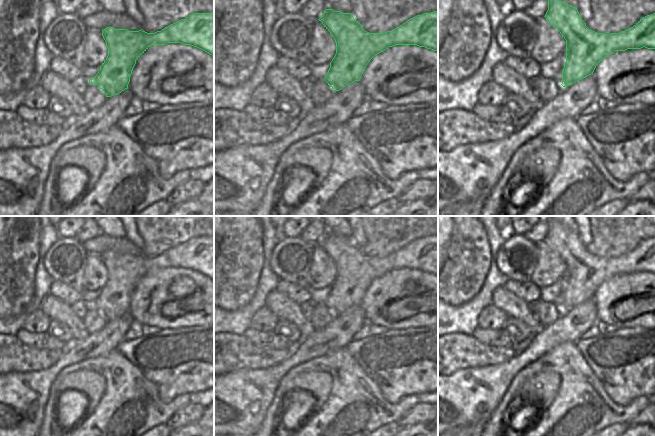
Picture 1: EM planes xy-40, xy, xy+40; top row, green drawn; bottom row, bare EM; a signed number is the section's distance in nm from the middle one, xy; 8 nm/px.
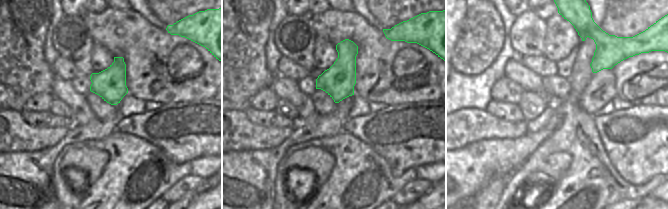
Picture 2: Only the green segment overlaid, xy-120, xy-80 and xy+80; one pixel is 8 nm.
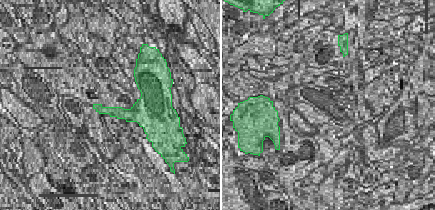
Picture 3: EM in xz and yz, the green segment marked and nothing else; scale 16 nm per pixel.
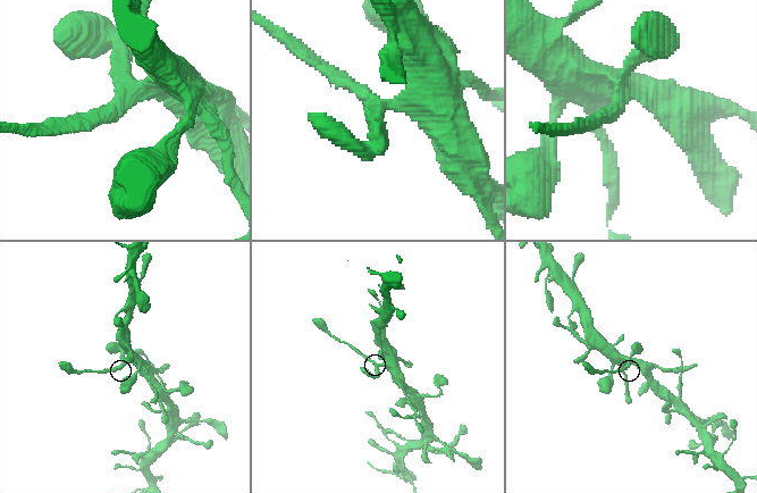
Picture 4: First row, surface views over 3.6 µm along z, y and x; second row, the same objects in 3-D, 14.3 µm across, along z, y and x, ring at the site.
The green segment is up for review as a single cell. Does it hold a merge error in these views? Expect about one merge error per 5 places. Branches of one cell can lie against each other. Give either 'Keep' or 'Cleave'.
Keep.

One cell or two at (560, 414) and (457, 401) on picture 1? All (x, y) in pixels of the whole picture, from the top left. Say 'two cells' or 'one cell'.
two cells

